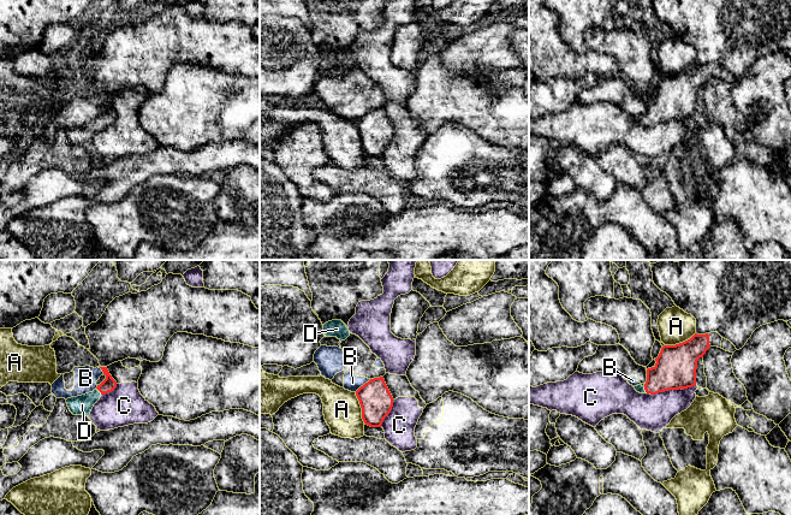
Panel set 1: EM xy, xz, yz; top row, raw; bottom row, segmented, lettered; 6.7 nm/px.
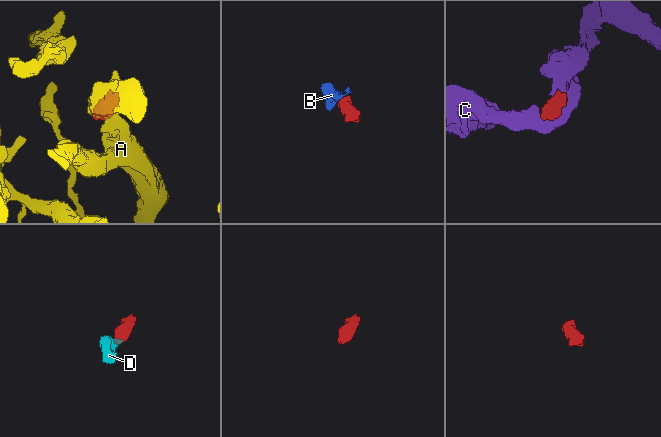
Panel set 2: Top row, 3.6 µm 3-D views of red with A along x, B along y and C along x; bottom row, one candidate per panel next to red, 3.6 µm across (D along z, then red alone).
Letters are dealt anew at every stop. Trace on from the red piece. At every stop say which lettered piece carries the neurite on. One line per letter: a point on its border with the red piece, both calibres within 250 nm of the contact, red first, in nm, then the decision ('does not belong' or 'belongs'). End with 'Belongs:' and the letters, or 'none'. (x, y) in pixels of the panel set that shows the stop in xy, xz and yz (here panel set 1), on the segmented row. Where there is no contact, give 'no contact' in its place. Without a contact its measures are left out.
A: contact xz (361, 407); calibres 220 and 260 nm; does not belong
B: contact xz (363, 385); calibres 220 and 110 nm; does not belong
C: contact yz (670, 389); calibres 280 and 240 nm; does not belong
D: contact xy (99, 390); calibres 90 and 130 nm; belongs
Belongs: D

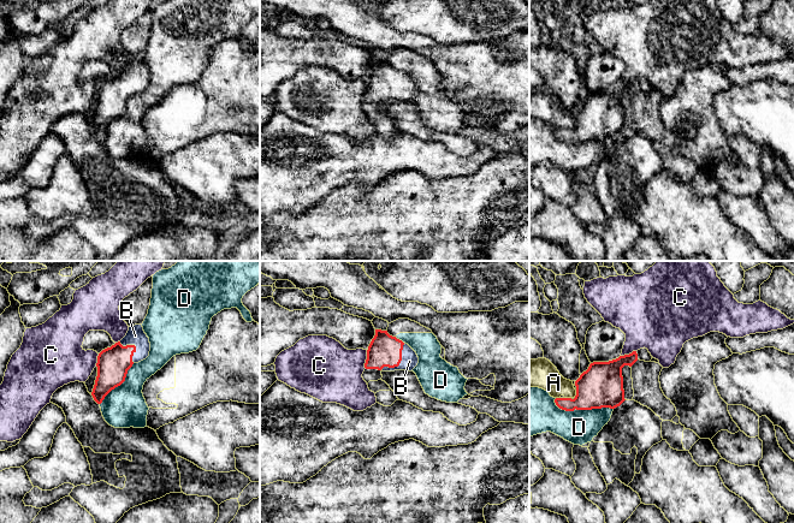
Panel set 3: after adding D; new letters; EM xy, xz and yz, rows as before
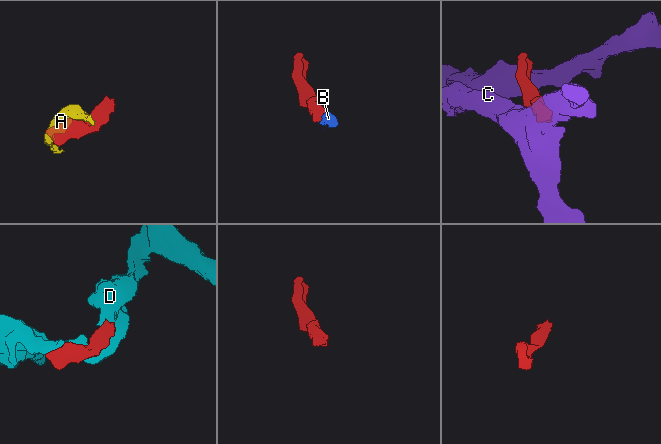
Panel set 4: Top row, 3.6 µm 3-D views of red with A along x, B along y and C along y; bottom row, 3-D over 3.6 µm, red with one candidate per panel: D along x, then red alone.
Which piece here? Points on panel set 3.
A: contact yz (576, 394); calibres 280 and 180 nm; does not belong
B: contact xz (400, 362); calibres 220 and 110 nm; belongs
C: contact xz (366, 360); calibres 220 and 380 nm; does not belong
D: contact yz (582, 409); calibres 280 and 240 nm; does not belong
Belongs: B

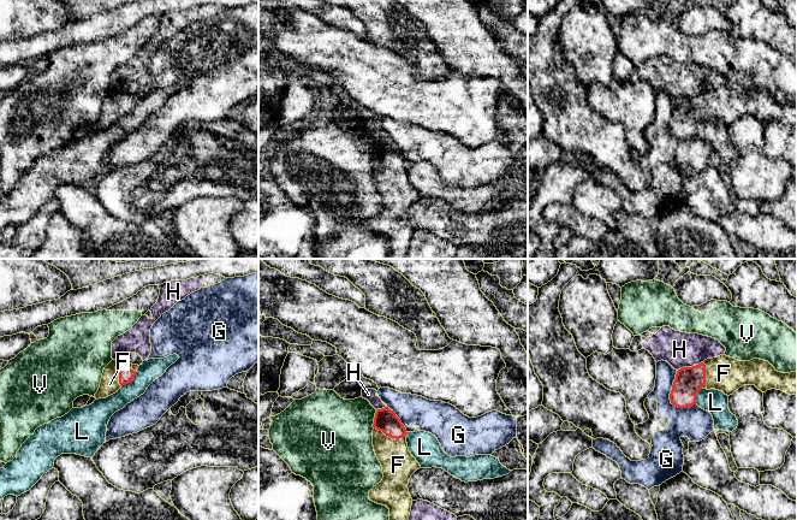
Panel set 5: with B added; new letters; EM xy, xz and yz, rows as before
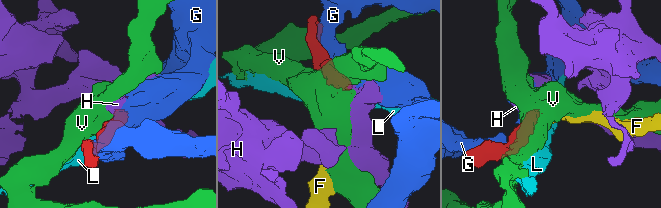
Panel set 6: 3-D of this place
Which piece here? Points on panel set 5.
F: contact xy (119, 374); calibres 100 and 130 nm; belongs
G: contact yz (670, 396); calibres 190 and 220 nm; does not belong
H: contact yz (685, 367); calibres 190 and 240 nm; does not belong
L: contact xy (130, 382); calibres 100 and 140 nm; does not belong
V: contact xz (374, 419); calibres 150 and 440 nm; does not belong
Belongs: F

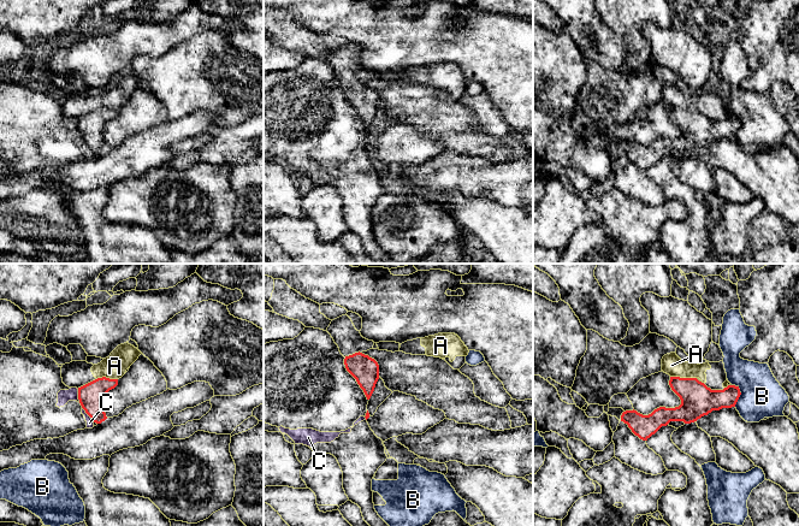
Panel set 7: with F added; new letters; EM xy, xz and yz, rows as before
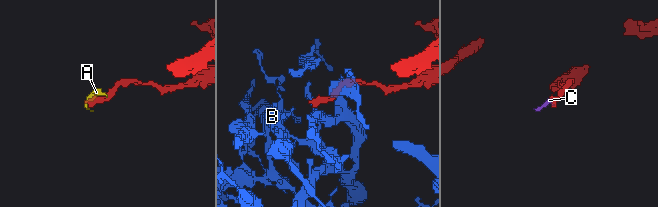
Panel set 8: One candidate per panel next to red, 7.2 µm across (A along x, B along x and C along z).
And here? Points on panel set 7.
A: contact yz (684, 378); calibres 220 and 140 nm; does not belong
B: contact yz (740, 394); calibres 170 and 280 nm; does not belong
C: contact xy (87, 413); calibres 170 and 50 nm; does not belong
Belongs: none

